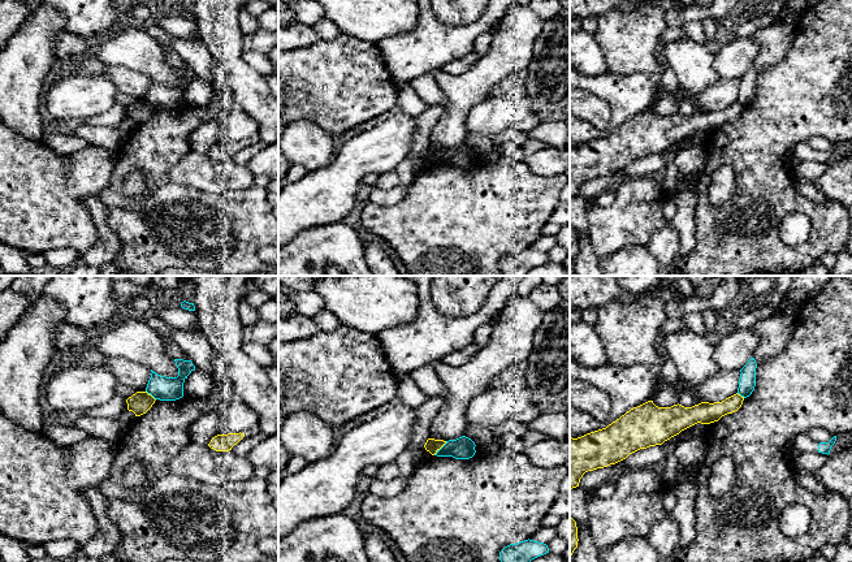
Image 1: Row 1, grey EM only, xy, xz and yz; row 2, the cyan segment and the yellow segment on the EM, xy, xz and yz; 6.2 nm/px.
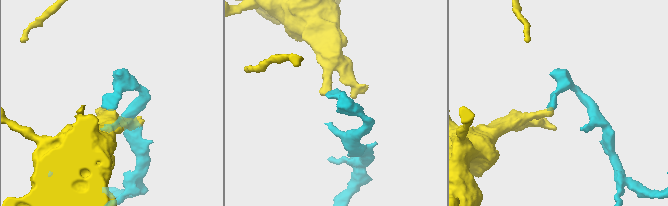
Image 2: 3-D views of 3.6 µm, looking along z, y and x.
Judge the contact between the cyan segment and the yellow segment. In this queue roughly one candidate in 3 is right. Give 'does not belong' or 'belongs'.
does not belong

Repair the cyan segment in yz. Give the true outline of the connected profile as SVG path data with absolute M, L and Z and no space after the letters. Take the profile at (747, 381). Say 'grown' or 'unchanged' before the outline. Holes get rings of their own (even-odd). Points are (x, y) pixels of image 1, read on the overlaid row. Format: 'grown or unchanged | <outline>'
unchanged | M751 358L748 363L740 369L738 394L747 398L752 394L756 386L756 368L757 363L754 358Z

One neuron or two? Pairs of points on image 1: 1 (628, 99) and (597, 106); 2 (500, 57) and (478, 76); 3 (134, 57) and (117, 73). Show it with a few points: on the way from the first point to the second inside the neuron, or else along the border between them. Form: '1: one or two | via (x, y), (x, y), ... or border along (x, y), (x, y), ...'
1: two | border along (583, 90), (608, 103), (612, 119), (604, 130)
2: one | via (494, 63), (483, 74)
3: two | border along (106, 64), (130, 68), (145, 73), (150, 78)

